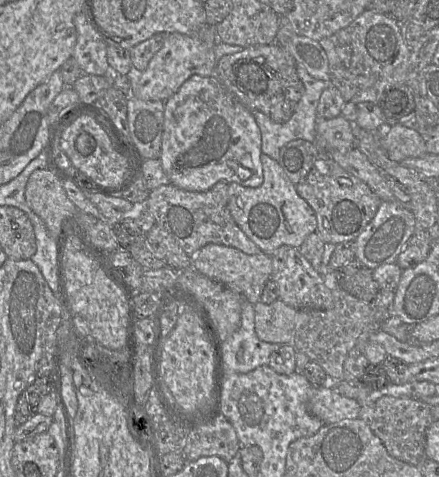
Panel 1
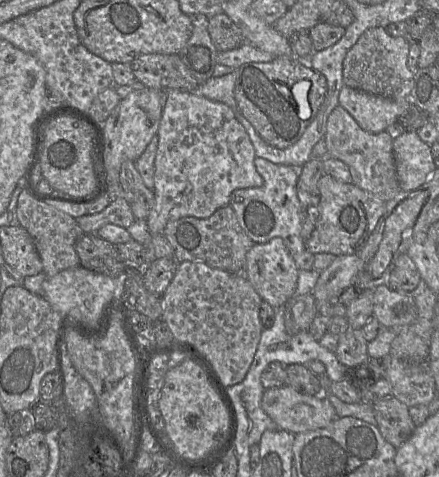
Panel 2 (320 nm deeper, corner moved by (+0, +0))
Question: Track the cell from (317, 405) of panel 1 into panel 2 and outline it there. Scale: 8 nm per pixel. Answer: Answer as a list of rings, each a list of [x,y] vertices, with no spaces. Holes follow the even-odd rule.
[[[288,385],[265,389],[261,406],[280,429],[292,434],[325,428],[337,417],[324,396],[303,394]]]

